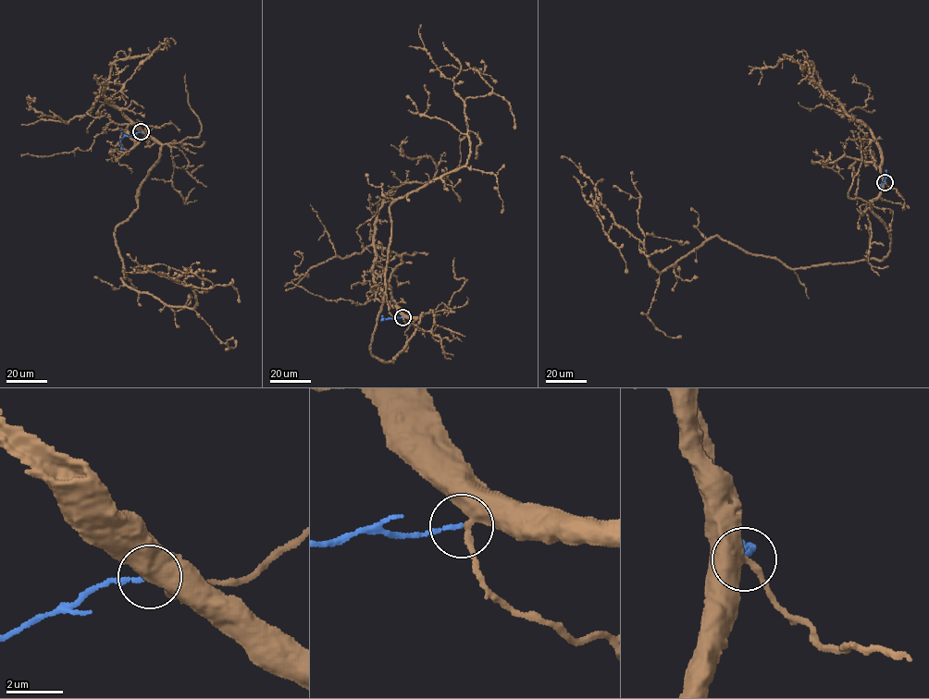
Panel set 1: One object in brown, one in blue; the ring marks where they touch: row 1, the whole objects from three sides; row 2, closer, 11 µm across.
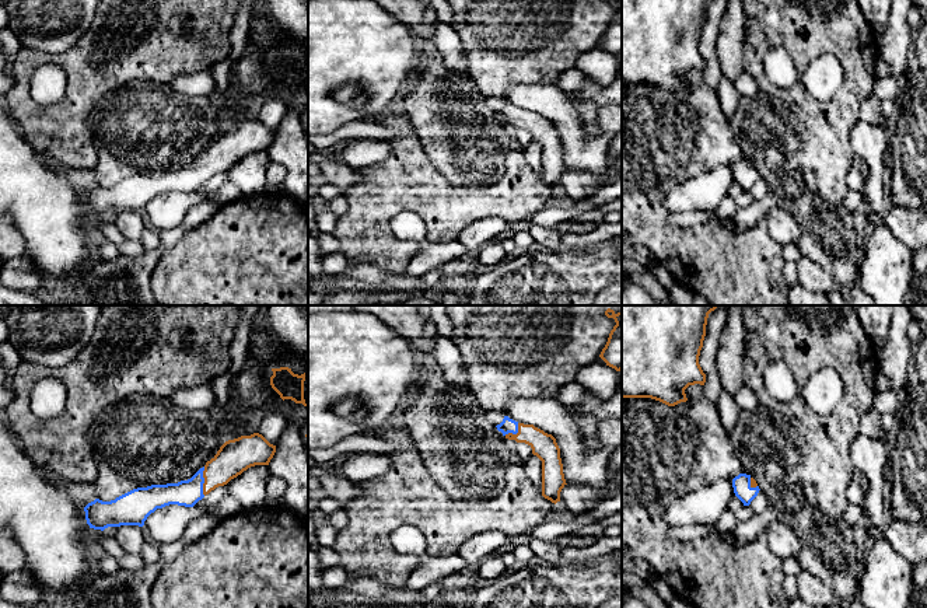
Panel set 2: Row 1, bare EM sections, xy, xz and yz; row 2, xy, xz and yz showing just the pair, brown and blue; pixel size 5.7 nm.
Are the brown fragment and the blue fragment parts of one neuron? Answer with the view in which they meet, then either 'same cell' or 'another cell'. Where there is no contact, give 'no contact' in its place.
meets brown in xy; same cell

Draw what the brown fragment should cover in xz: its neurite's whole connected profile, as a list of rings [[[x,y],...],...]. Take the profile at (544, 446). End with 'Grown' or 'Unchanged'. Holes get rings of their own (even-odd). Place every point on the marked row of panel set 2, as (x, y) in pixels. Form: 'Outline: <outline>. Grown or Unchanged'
Outline: [[[508,416],[496,427],[506,438],[532,448],[532,454],[542,461],[542,496],[555,504],[560,502],[560,492],[567,483],[556,438],[534,424],[518,423]]]. Grown

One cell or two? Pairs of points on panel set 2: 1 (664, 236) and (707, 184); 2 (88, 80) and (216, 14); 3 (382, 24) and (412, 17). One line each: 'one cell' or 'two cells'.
1: two cells
2: one cell
3: two cells

